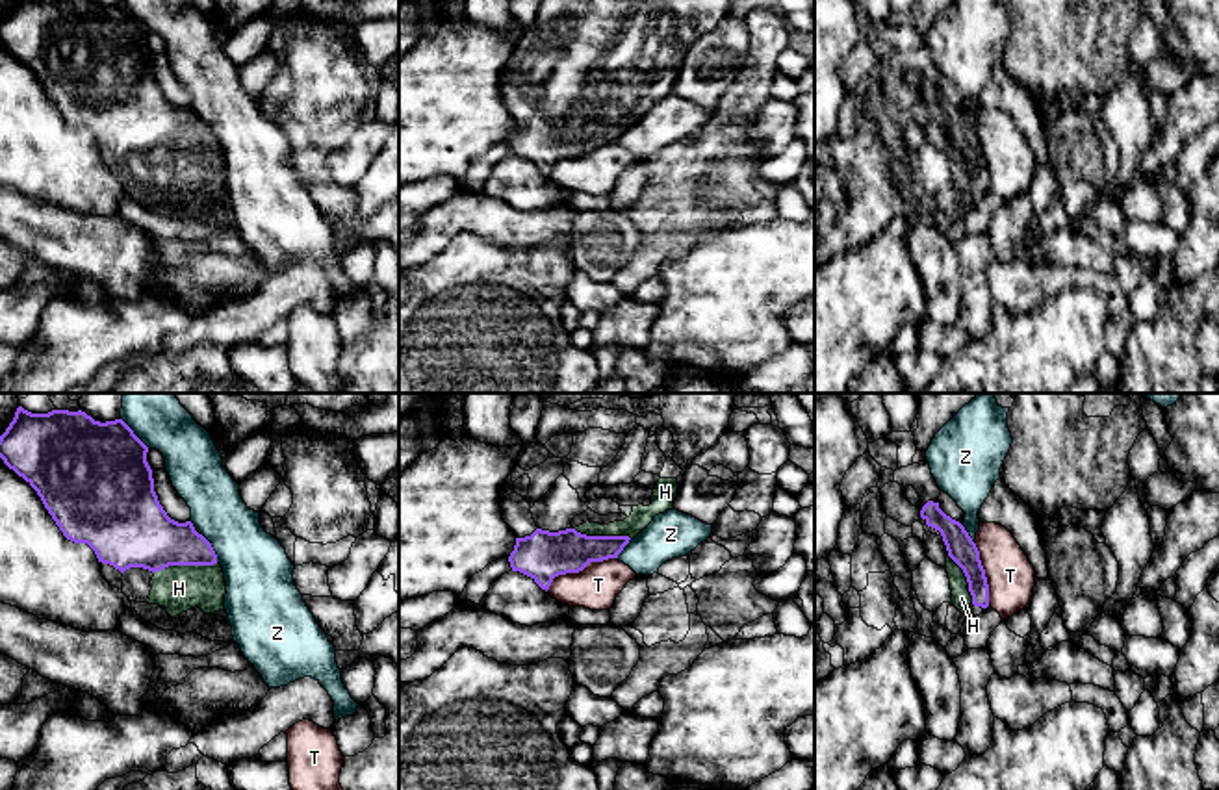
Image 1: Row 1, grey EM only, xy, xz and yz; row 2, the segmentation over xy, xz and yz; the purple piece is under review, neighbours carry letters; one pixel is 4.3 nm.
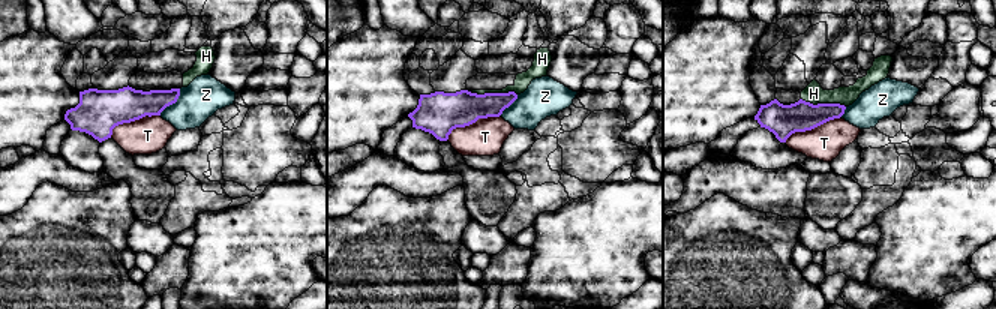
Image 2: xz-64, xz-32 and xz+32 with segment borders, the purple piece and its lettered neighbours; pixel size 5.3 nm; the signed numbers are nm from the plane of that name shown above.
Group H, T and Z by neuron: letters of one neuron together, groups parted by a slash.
H / T / Z

